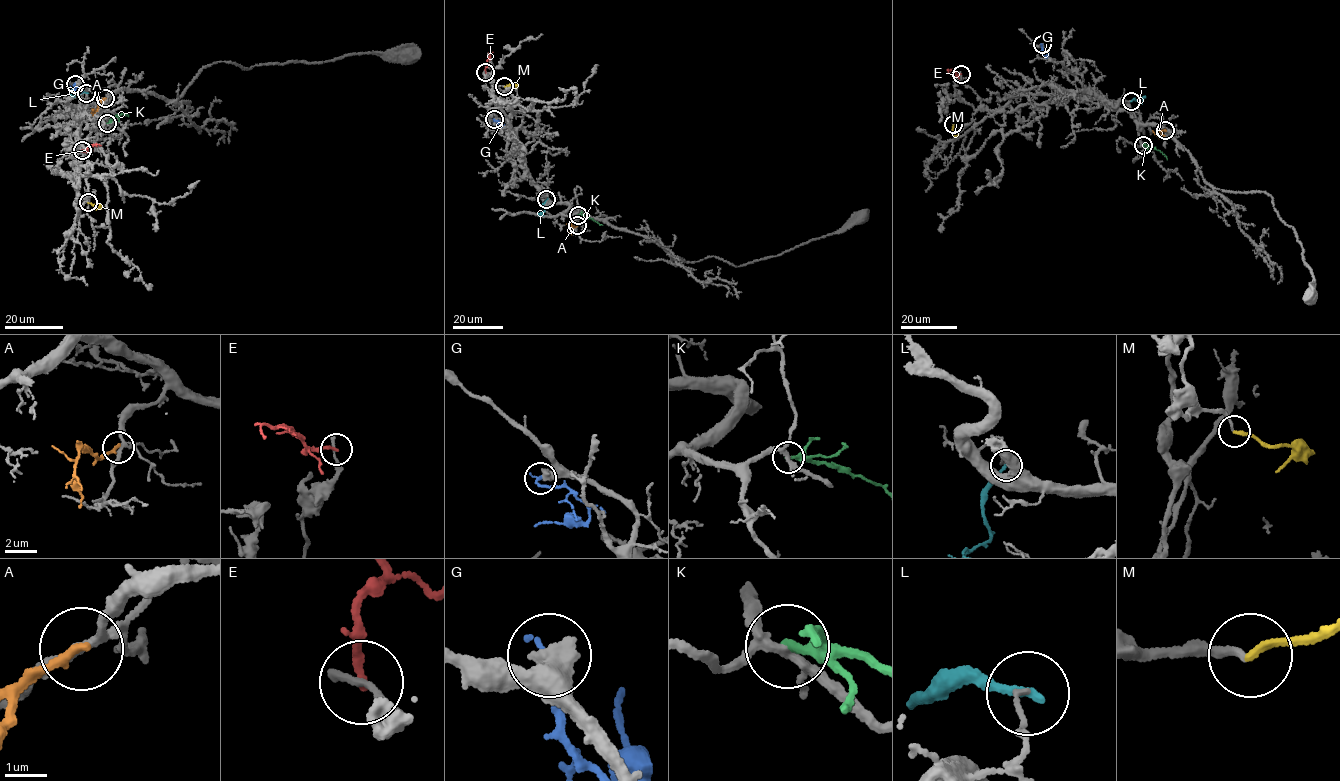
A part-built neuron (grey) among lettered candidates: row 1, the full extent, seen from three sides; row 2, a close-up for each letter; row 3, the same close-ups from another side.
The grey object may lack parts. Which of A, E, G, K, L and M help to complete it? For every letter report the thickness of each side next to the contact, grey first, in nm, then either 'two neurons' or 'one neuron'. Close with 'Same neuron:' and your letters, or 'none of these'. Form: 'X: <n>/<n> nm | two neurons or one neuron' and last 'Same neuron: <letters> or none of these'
A: 180/200 nm | two neurons
E: 220/200 nm | two neurons
G: 550/190 nm | two neurons
K: 220/200 nm | two neurons
L: 100/200 nm | two neurons
M: 160/200 nm | one neuron
Same neuron: M

